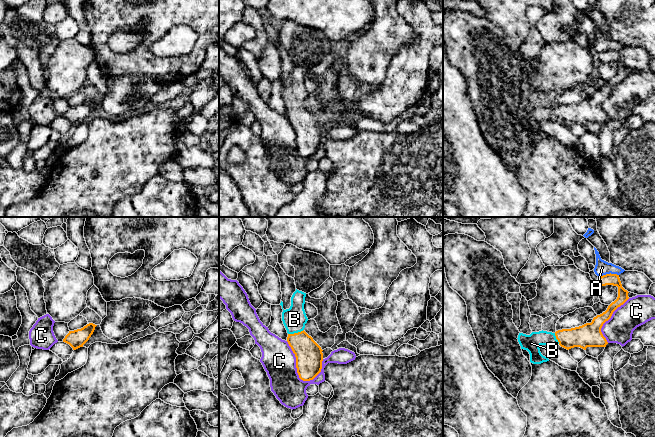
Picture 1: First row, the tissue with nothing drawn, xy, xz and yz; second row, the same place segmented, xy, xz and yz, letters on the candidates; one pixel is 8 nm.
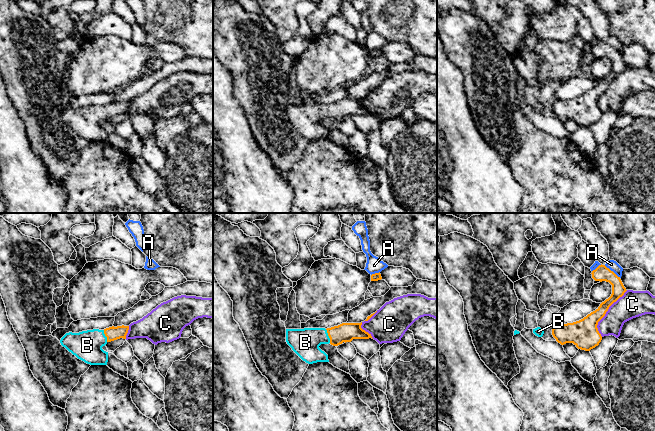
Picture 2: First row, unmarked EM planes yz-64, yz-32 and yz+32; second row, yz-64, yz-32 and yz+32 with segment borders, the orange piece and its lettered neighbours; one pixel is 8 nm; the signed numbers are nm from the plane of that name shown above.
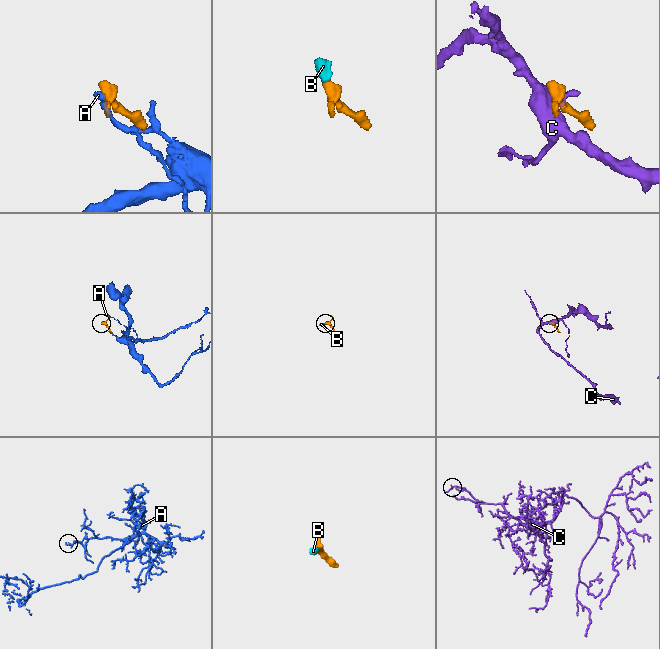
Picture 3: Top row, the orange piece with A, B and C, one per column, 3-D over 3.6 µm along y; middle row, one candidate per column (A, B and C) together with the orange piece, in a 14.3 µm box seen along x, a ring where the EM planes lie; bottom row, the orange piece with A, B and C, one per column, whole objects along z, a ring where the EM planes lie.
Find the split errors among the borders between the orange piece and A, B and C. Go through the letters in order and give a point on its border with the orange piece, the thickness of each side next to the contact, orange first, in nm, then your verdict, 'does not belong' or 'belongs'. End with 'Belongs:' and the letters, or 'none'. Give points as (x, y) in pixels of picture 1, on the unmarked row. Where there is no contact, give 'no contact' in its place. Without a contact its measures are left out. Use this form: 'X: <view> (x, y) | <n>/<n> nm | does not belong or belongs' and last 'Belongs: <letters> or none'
A: yz (608, 50) | 100/120 nm | does not belong
B: xz (295, 109) | 220/190 nm | belongs
C: xz (296, 142) | 220/260 nm | does not belong
Belongs: B

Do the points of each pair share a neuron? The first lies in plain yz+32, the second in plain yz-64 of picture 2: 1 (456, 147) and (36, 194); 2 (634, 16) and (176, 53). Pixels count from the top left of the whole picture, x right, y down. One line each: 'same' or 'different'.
1: same
2: different

